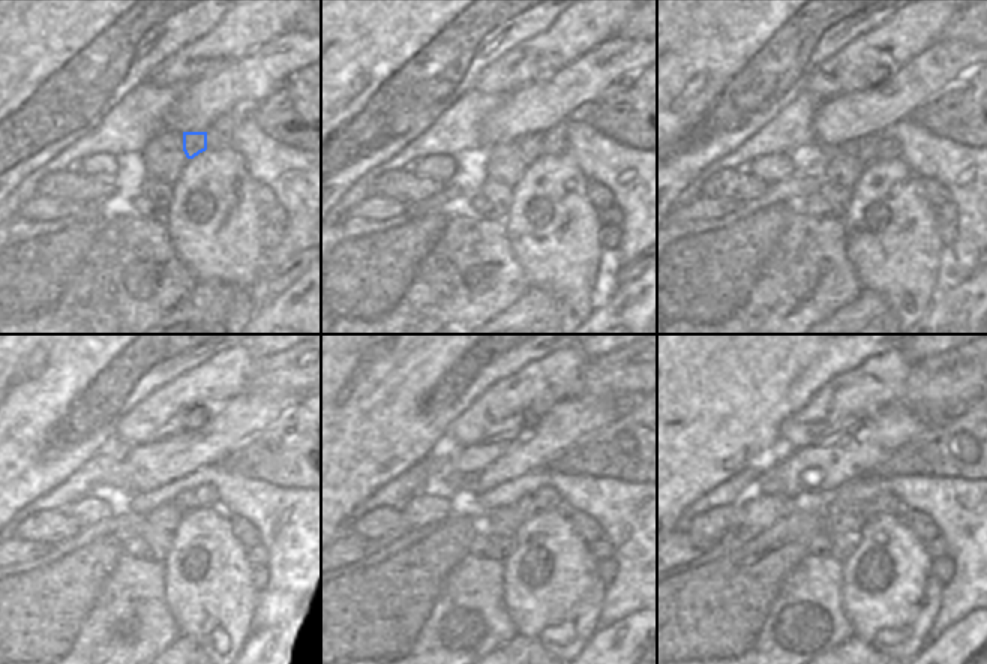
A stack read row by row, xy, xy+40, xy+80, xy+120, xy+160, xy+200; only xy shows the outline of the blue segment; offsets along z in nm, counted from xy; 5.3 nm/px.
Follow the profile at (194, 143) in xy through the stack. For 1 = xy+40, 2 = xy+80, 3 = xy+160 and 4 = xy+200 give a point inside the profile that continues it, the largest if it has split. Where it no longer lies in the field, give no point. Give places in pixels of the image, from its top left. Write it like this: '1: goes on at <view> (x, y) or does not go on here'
1: goes on at xy+40 (531, 146)
2: goes on at xy+80 (864, 149)
3: goes on at xy+160 (525, 505)
4: goes on at xy+200 (867, 510)

